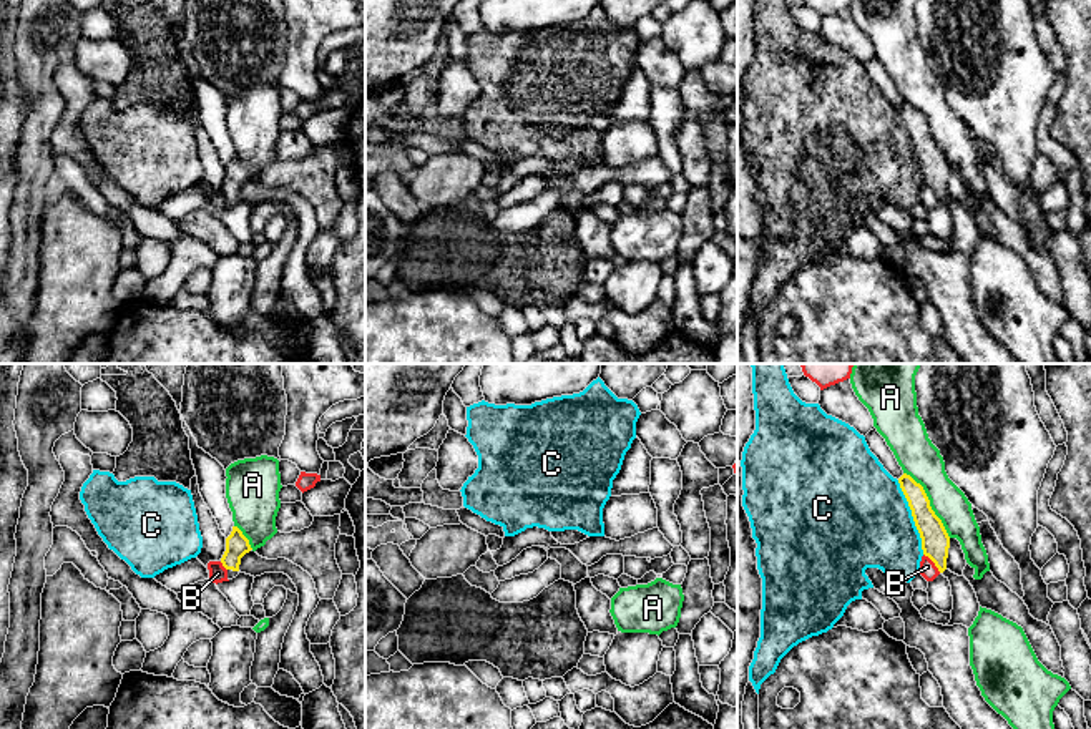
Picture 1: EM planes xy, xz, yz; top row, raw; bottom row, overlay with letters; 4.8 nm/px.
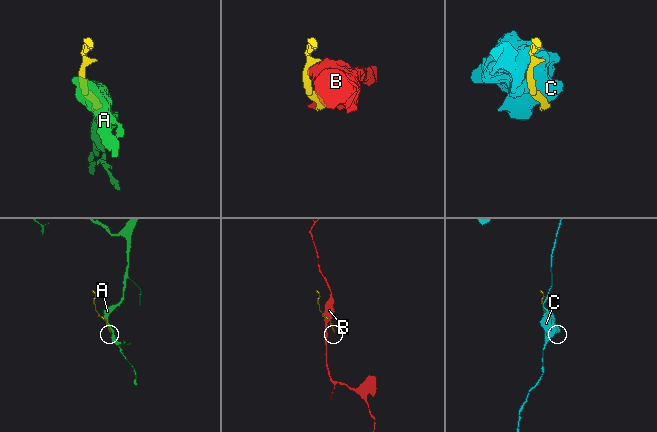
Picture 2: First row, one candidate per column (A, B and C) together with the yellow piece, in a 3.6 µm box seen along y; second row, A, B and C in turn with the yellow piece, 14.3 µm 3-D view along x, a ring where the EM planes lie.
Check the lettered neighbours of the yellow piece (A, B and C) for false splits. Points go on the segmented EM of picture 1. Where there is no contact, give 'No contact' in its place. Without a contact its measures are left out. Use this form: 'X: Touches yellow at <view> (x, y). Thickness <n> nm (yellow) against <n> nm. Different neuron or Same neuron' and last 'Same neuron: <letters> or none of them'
A: Touches yellow at yz (929, 503). Thickness 140 nm (yellow) against 190 nm. Different neuron
B: Touches yellow at yz (934, 562). Thickness 140 nm (yellow) against 80 nm. Different neuron
C: Touches yellow at yz (912, 515). Thickness 140 nm (yellow) against 480 nm. Different neuron
Same neuron: none of them

